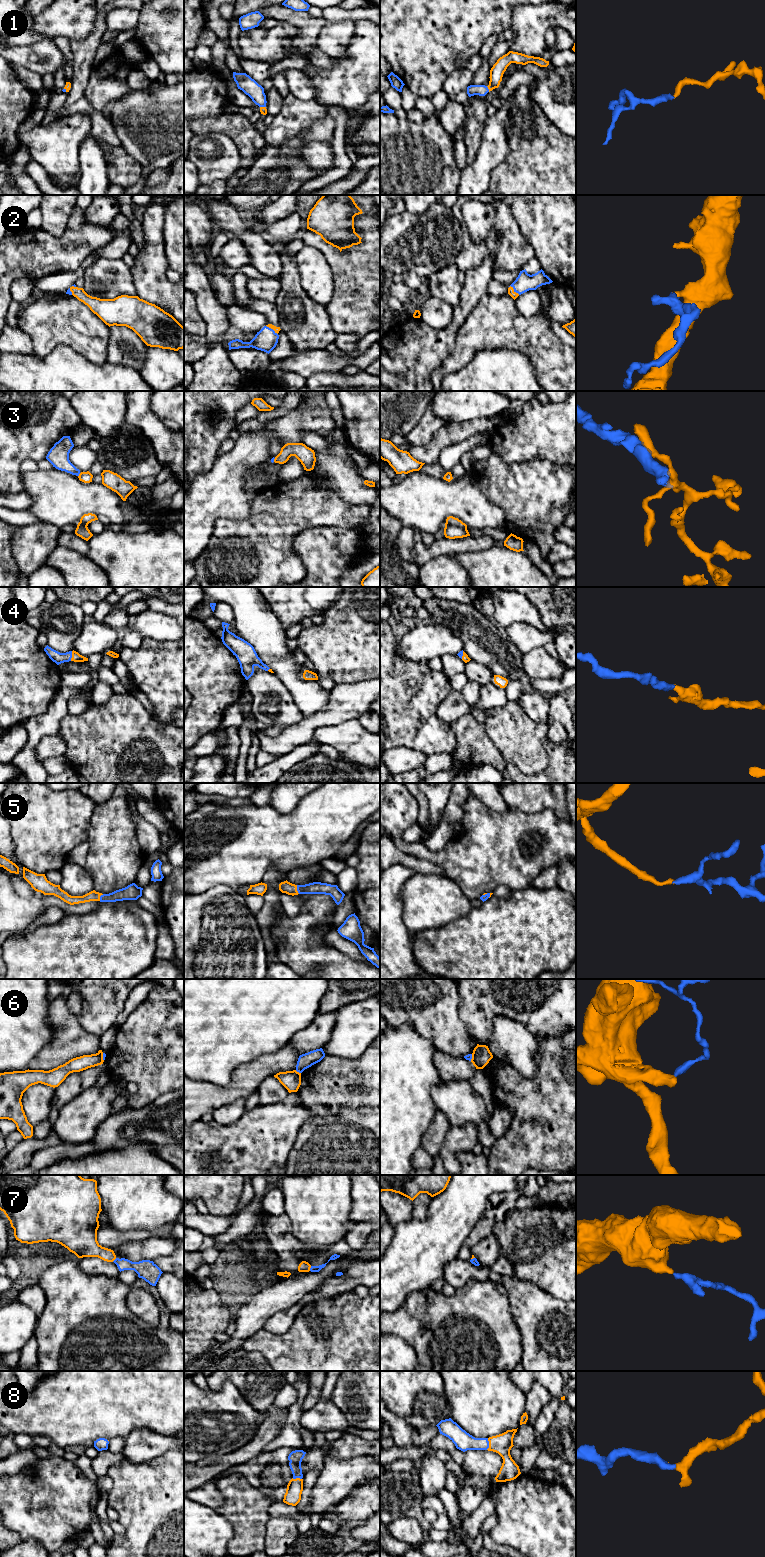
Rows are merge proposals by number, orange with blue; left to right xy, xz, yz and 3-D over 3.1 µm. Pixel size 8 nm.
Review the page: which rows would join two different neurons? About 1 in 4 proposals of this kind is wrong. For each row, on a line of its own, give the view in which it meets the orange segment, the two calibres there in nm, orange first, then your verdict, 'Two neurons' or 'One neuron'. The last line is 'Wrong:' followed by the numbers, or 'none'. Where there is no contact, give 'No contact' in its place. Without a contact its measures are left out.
1: Touches orange in yz. Thickness 110 nm (orange) against 90 nm. One neuron
2: Touches orange in yz. Thickness 60 nm (orange) against 150 nm. One neuron
3: Touches orange in xy. Thickness 90 nm (orange) against 170 nm. Two neurons
4: Touches orange in xy. Thickness 80 nm (orange) against 90 nm. One neuron
5: Touches orange in xz. Thickness 100 nm (orange) against 100 nm. One neuron
6: Touches orange in xz. Thickness 160 nm (orange) against 120 nm. Two neurons
7: Touches orange in xz. Thickness 90 nm (orange) against 50 nm. One neuron
8: Touches orange in yz. Thickness 160 nm (orange) against 150 nm. One neuron
Wrong: 3, 6

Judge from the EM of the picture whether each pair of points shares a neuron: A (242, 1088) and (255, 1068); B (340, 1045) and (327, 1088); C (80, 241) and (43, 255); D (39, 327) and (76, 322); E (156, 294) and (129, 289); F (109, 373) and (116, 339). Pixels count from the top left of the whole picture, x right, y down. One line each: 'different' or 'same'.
A: same
B: different
C: same
D: same
E: different
F: different

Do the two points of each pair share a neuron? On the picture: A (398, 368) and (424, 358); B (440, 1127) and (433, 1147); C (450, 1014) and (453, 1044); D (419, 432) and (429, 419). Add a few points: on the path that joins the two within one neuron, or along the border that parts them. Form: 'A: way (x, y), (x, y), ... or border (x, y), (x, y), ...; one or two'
A: way (404, 363), (418, 363); one
B: way (436, 1132), (433, 1142); one
C: way (450, 1021), (450, 1037); one
D: way (422, 429), (429, 422); one

